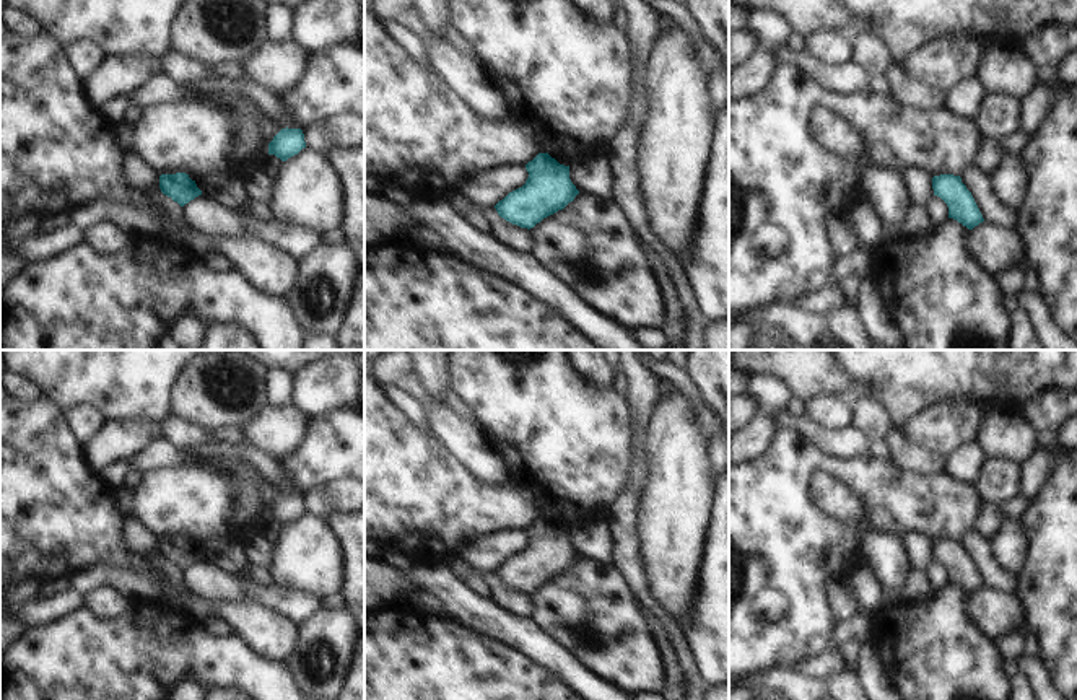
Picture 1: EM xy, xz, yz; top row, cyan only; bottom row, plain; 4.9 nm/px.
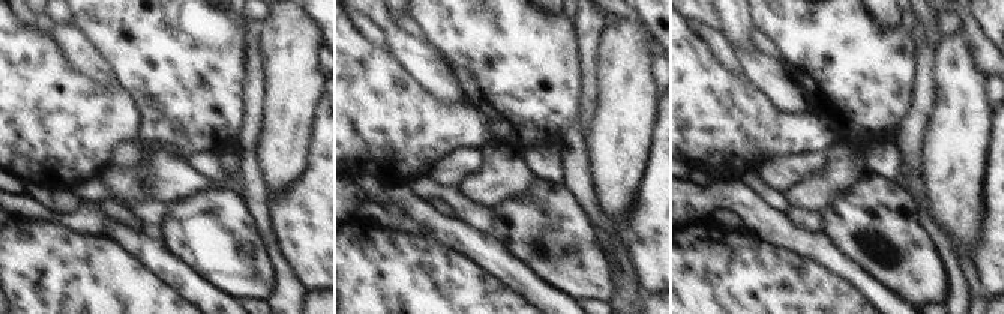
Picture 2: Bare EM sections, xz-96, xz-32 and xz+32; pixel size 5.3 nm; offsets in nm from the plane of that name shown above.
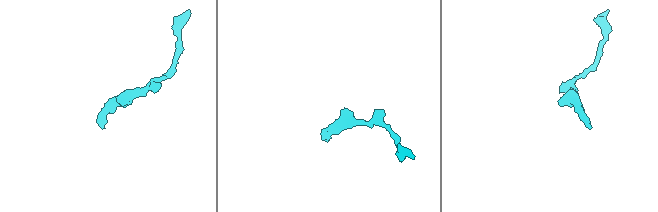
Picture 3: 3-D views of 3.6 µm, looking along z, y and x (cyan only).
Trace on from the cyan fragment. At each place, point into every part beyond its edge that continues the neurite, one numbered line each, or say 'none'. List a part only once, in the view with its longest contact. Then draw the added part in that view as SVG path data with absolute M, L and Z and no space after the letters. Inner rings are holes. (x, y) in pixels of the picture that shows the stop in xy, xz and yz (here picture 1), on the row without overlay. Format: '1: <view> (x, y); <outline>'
none

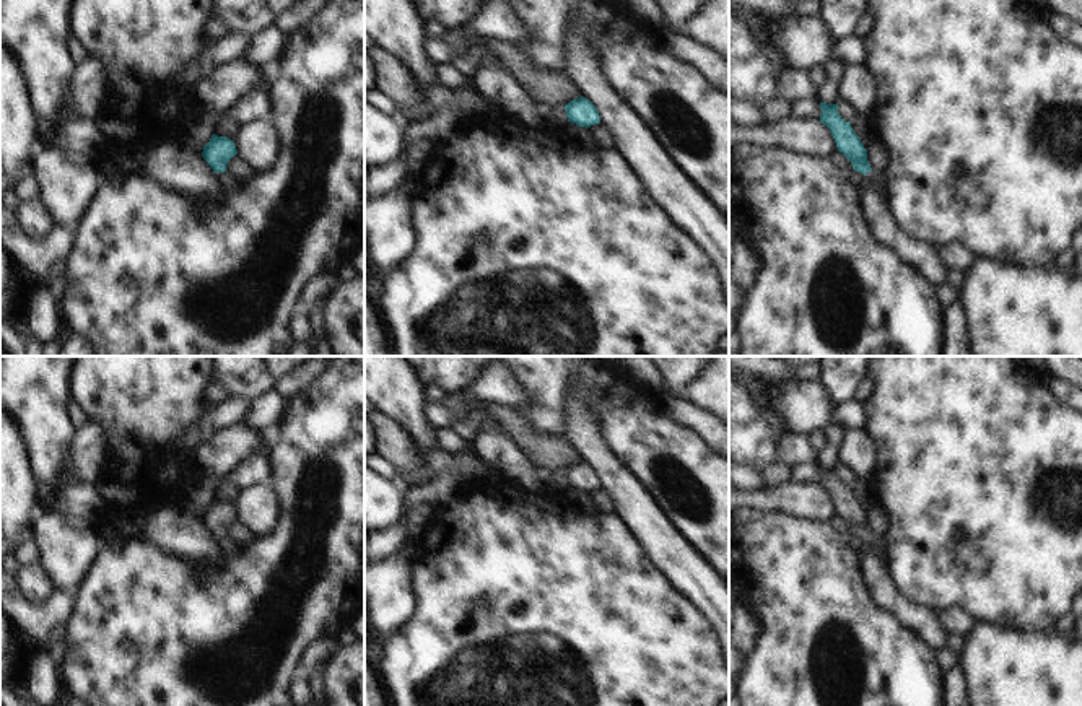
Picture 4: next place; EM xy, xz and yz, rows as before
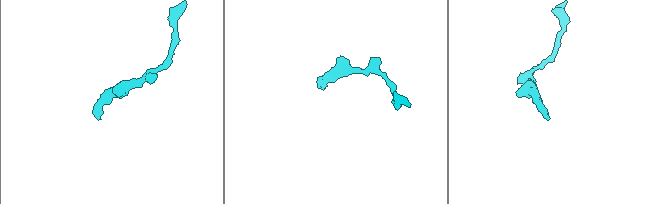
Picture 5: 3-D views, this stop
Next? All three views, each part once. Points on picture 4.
1: yz (874, 542); M870 535L866 538L867 548L887 566L887 540L885 535Z

